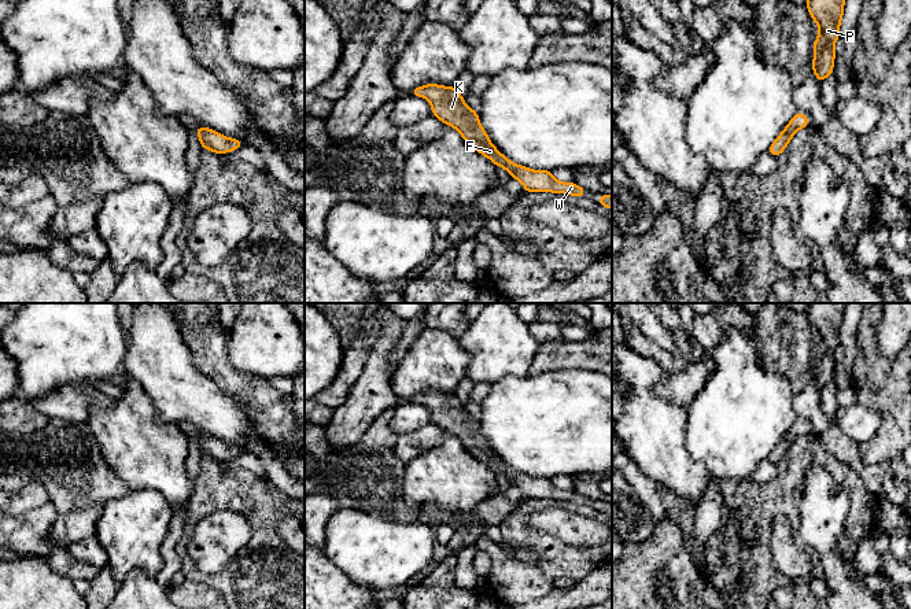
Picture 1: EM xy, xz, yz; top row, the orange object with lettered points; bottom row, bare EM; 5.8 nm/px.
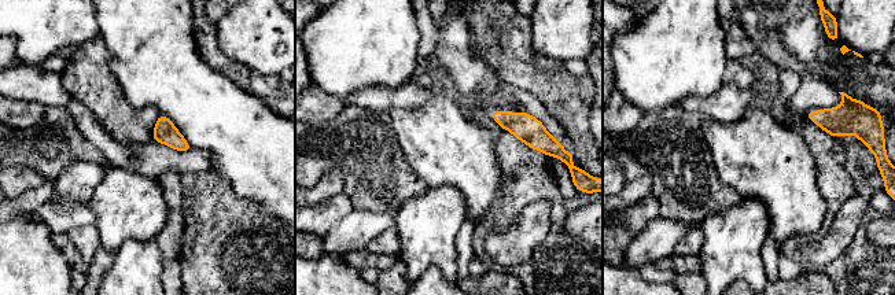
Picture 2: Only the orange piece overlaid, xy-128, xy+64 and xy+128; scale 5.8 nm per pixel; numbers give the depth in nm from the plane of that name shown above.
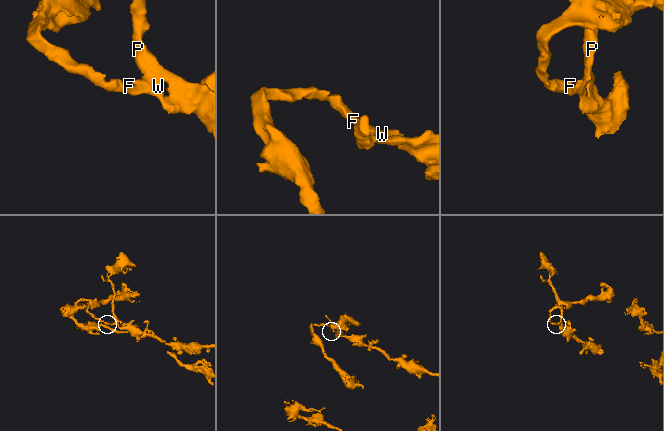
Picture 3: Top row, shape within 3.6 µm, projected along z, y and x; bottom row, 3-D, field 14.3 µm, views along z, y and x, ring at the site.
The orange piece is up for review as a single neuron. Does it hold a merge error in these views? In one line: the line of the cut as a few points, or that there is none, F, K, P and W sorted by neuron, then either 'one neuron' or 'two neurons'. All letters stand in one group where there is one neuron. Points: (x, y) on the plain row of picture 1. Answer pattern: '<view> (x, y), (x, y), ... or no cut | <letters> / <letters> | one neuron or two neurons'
no cut | F K P W | one neuron

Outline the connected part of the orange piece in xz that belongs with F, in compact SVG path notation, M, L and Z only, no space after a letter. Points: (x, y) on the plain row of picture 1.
M428 391L410 399L412 403L421 403L431 410L432 421L443 431L457 436L462 446L495 473L509 479L512 486L519 487L525 499L556 499L582 505L586 497L573 490L557 488L549 477L531 477L519 473L505 465L490 449L486 438L479 429L479 421L465 411L456 394L440 394Z

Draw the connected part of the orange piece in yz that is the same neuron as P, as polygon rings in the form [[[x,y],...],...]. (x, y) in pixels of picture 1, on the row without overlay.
[[[808,303],[805,313],[819,335],[814,350],[812,379],[818,390],[833,381],[834,351],[840,344],[840,329],[844,321],[845,303]]]

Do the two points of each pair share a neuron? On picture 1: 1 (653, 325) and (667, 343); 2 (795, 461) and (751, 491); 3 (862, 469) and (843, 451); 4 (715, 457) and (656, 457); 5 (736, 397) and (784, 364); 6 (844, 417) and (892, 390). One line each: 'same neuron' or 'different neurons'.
1: same neuron
2: same neuron
3: same neuron
4: different neurons
5: different neurons
6: different neurons

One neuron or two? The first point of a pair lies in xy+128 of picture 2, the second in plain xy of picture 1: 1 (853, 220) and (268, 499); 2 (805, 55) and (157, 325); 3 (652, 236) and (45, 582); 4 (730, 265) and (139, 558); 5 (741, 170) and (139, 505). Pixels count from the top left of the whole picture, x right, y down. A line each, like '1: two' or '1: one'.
1: two
2: two
3: two
4: one
5: two

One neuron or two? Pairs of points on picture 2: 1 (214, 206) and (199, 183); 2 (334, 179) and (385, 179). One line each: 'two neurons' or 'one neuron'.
1: one neuron
2: two neurons

